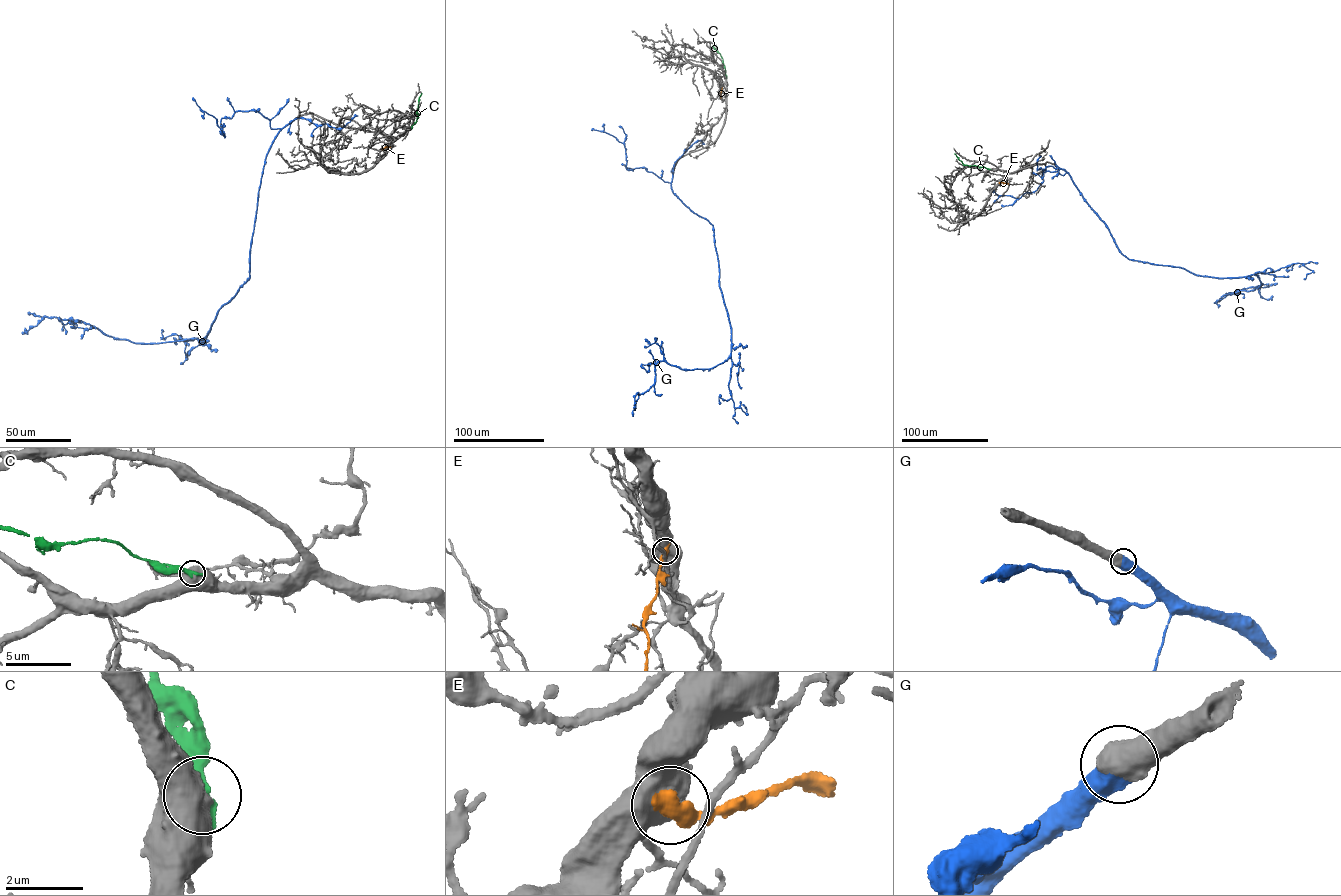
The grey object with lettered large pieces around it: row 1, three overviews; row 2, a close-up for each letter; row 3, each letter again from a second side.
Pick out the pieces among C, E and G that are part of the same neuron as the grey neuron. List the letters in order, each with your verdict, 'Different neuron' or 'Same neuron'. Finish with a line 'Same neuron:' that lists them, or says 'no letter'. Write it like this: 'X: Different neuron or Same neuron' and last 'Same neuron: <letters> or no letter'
C: Different neuron
E: Different neuron
G: Same neuron
Same neuron: G

